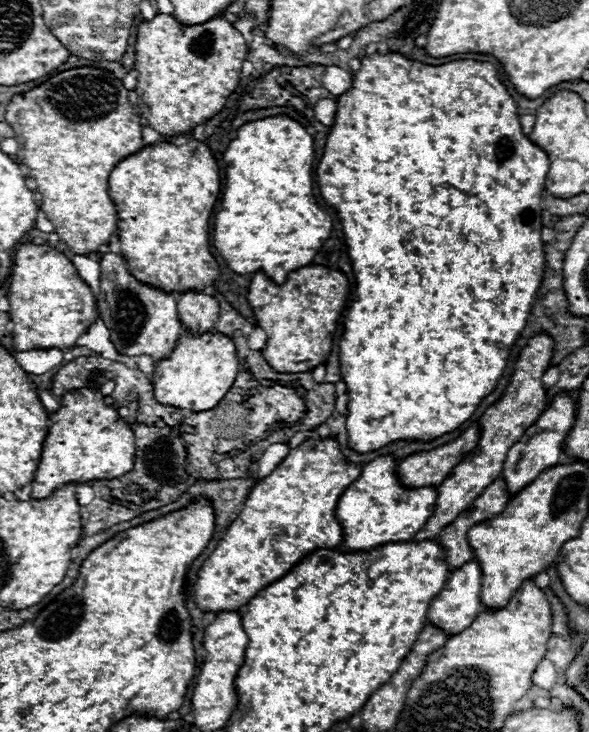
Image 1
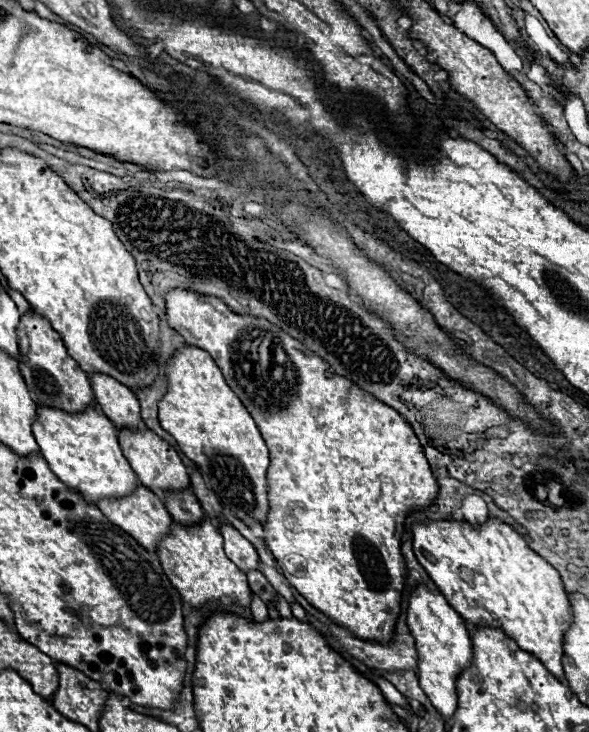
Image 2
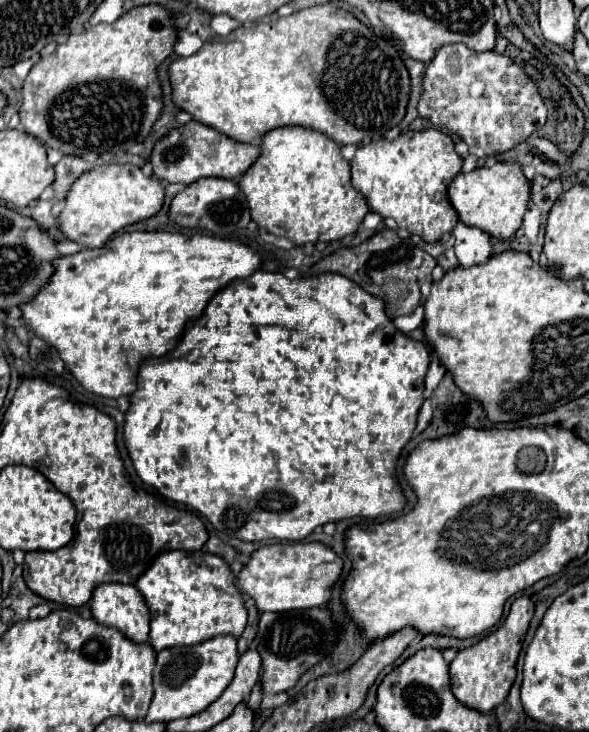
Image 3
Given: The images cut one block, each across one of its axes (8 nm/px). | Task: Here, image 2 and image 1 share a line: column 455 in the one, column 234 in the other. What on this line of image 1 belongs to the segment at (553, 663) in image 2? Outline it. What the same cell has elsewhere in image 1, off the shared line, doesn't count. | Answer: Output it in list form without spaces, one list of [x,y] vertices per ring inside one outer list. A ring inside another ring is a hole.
[[[336,438],[324,440],[306,440],[300,446],[292,448],[284,462],[278,468],[262,478],[248,494],[240,514],[226,530],[224,538],[216,546],[216,550],[208,556],[202,564],[196,580],[196,604],[206,612],[224,612],[224,610],[238,610],[240,606],[248,604],[248,600],[280,576],[284,576],[296,562],[300,562],[306,554],[314,552],[316,548],[336,548],[344,540],[344,532],[340,522],[336,520],[336,504],[342,492],[362,474],[362,466],[354,464],[342,450]]]

